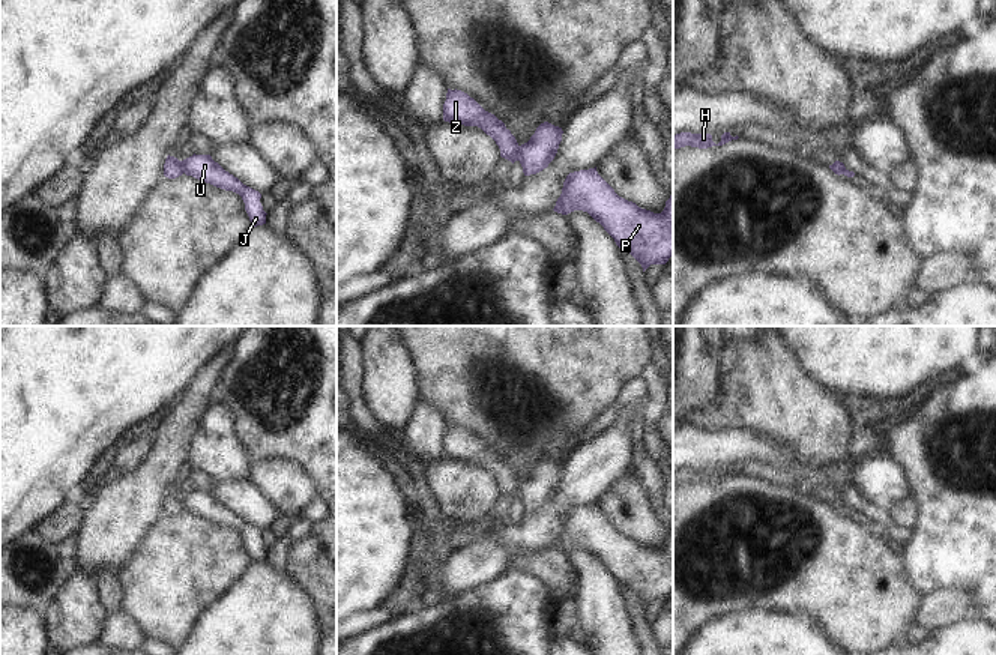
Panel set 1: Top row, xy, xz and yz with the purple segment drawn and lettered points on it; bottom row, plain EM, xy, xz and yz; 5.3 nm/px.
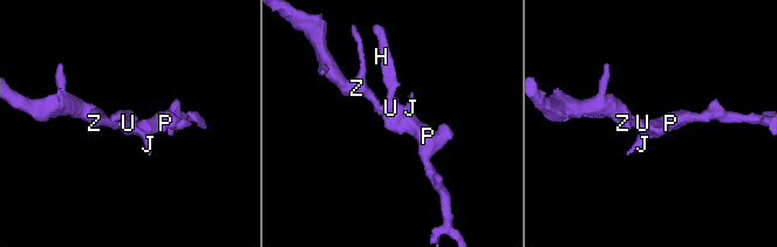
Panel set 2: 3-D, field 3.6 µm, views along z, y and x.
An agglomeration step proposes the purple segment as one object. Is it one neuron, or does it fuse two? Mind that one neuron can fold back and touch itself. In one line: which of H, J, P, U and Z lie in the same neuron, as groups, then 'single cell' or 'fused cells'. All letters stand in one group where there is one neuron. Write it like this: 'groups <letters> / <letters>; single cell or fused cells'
groups H J P U / Z; fused cells

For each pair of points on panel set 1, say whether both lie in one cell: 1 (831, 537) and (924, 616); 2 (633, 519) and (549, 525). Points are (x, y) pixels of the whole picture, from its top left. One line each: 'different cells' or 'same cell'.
1: different cells
2: different cells

